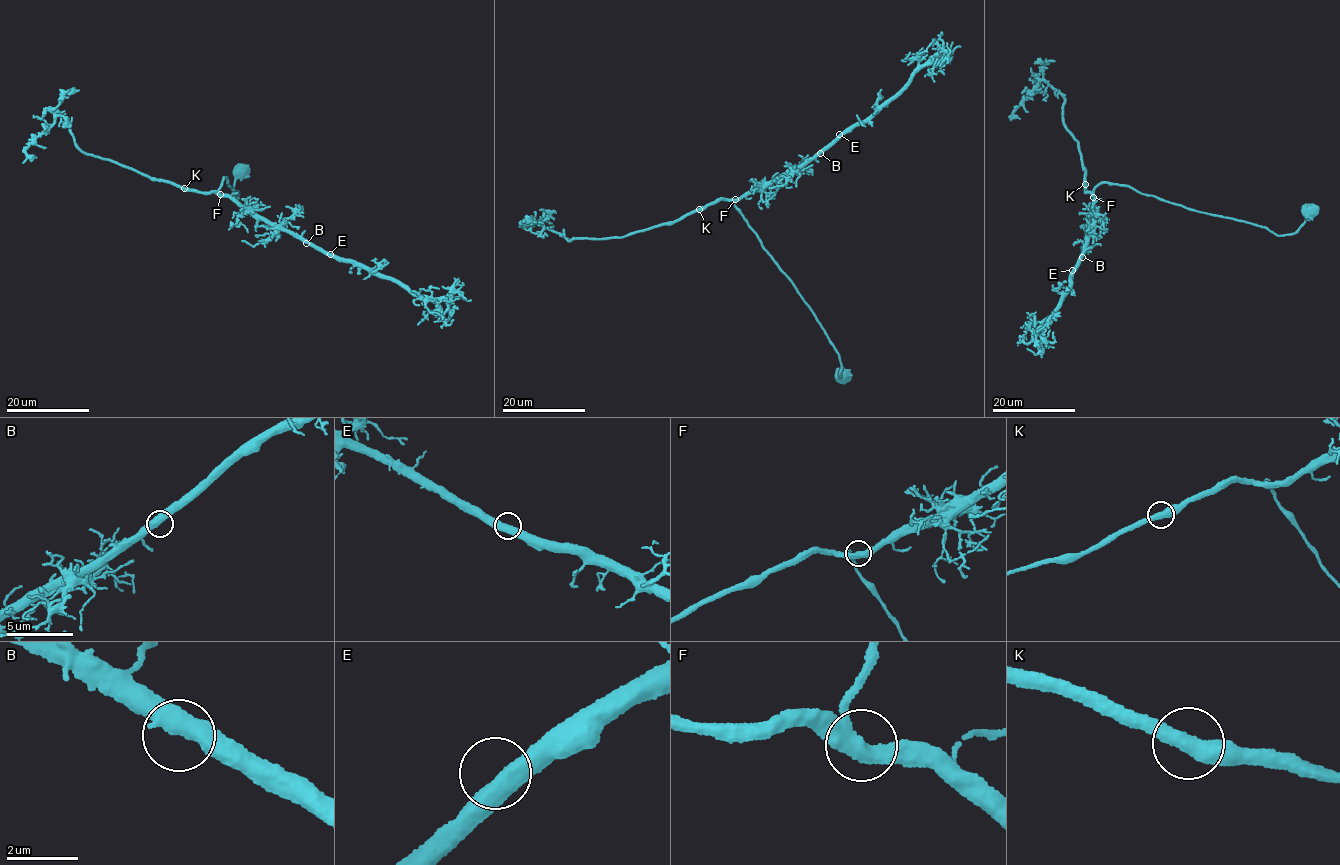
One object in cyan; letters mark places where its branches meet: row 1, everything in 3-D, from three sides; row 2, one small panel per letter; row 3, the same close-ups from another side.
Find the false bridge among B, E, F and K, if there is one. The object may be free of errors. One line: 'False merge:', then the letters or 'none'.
False merge: none

